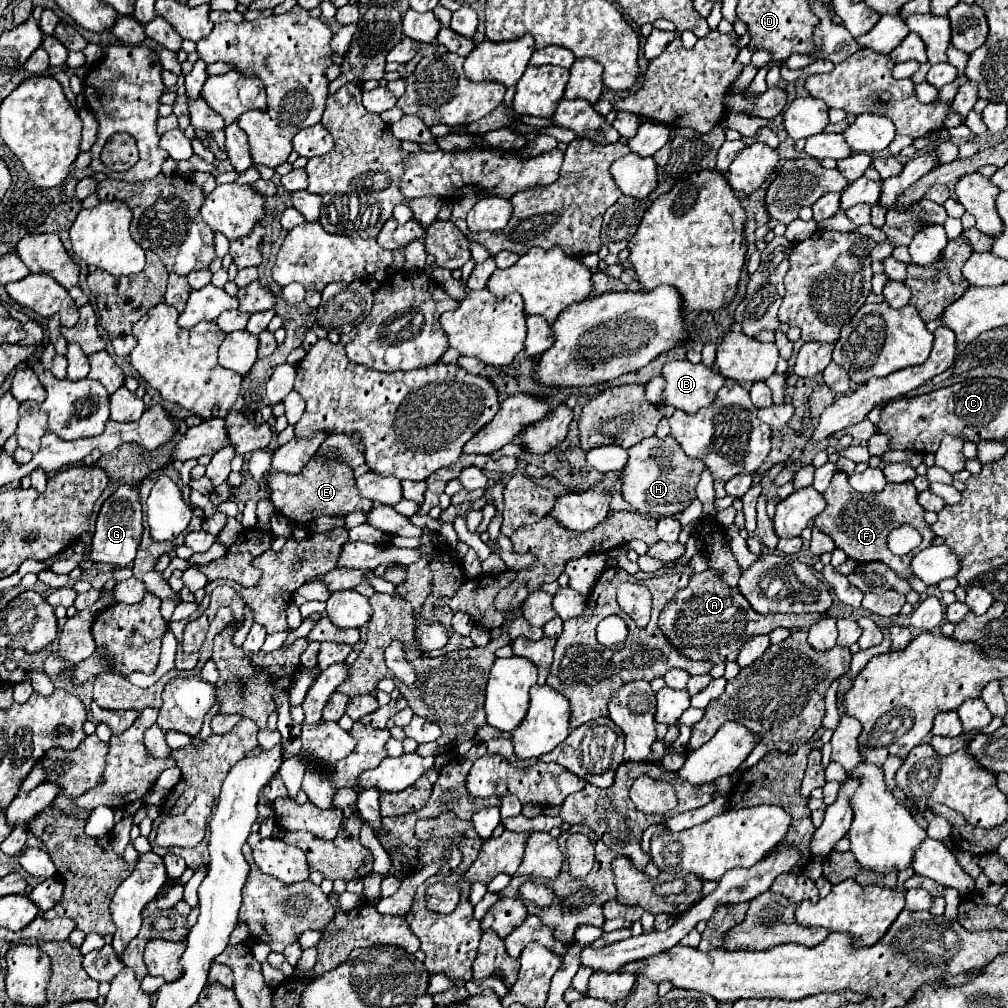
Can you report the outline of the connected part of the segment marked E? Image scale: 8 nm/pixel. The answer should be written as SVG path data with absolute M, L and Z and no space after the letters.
M313 458L299 476L273 474L271 502L275 506L275 512L283 514L293 524L311 524L319 516L347 516L349 512L367 512L373 508L373 502L357 494L355 476L349 466L337 460L329 466L323 466L323 460L317 458Z

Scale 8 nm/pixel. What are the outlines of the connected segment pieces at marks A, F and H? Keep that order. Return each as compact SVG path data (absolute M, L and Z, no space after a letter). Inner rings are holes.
M713 570L691 574L683 594L675 594L672 606L680 606L683 612L663 612L661 630L669 642L687 658L731 662L737 658L739 648L757 634L769 634L771 630L783 628L809 628L815 622L827 618L827 614L759 614L755 612L739 588L729 588L721 578L713 578Z
M835 472L829 488L823 492L823 498L827 500L827 508L815 516L813 524L815 528L819 528L823 534L831 536L835 546L839 550L843 550L849 558L855 558L859 562L873 562L873 560L881 560L885 562L893 572L897 572L897 576L905 578L911 574L909 562L911 558L925 550L927 546L931 546L931 540L935 538L935 534L929 530L925 518L923 518L923 508L917 502L917 492L915 486L911 482L889 482L885 486L885 490L881 494L875 494L875 500L867 500L867 498L859 498L853 488L847 482L847 474L845 472ZM901 522L911 522L911 526L923 536L923 542L905 556L895 556L891 550L887 550L887 534L891 528L899 526Z
M651 436L645 442L629 448L629 462L623 468L623 498L641 514L679 514L695 498L695 486L705 464L697 458L687 456L679 442L671 436L657 438Z

